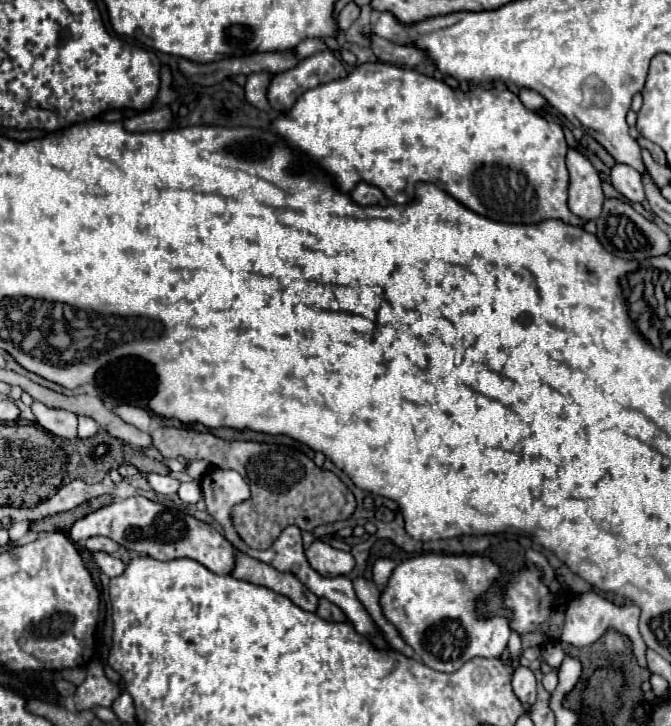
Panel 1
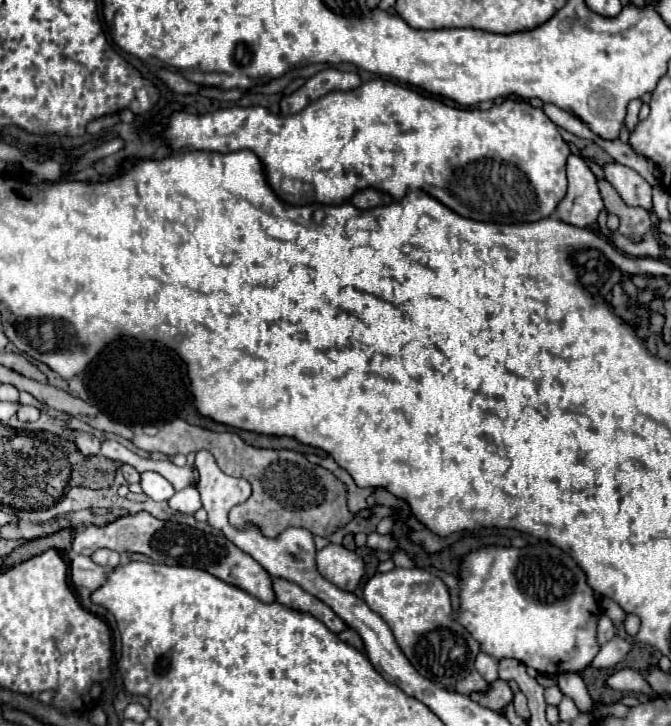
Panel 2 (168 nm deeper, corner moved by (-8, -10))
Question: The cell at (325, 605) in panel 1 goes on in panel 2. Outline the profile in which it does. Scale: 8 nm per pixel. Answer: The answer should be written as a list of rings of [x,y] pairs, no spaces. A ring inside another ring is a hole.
[[[345,630],[343,634],[339,634],[339,638],[341,638],[343,642],[347,642],[347,644],[351,644],[353,648],[357,648],[359,652],[363,652],[363,654],[365,654],[365,646],[363,646],[363,640],[361,640],[361,636],[359,636],[355,630]]]

